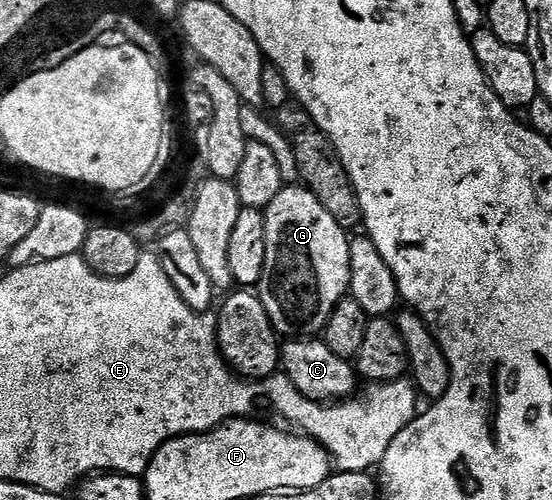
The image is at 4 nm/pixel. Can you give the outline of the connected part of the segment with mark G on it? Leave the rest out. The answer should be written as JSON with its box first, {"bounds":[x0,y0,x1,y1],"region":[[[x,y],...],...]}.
{"bounds":[256,187,350,338],"region":[[[284,187],[280,191],[280,195],[276,195],[276,199],[272,199],[272,203],[264,212],[266,215],[266,262],[264,263],[264,275],[256,286],[257,295],[264,303],[264,311],[268,311],[268,319],[279,338],[317,338],[325,330],[336,303],[340,303],[350,291],[350,237],[347,230],[342,229],[340,223],[336,223],[336,219],[332,219],[332,215],[328,215],[328,211],[324,211],[324,207],[320,207],[320,199],[316,199],[316,195],[312,195],[310,190],[305,187]]]}

